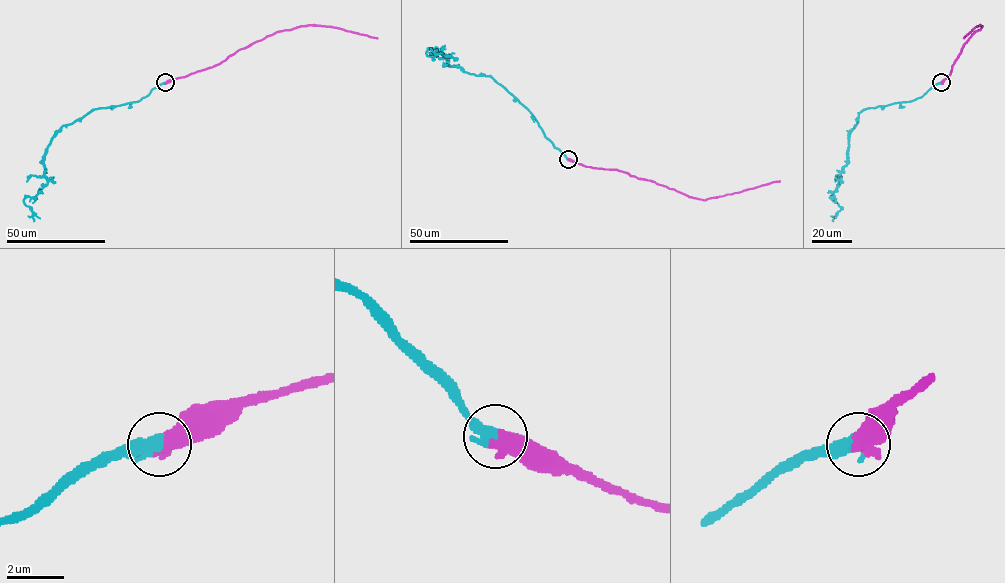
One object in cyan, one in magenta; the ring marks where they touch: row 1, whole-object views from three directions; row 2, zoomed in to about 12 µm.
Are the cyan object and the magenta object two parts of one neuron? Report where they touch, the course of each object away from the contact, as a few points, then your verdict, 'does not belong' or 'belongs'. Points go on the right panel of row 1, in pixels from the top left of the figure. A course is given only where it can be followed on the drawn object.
(941, 82) | cyan via (941, 83), (919, 98), (859, 113), (858, 122), (849, 132), (847, 164), (830, 197), (840, 209), (833, 221) | magenta via (941, 83), (950, 74), (963, 45), (982, 26), (976, 26), (963, 38) | belongs

